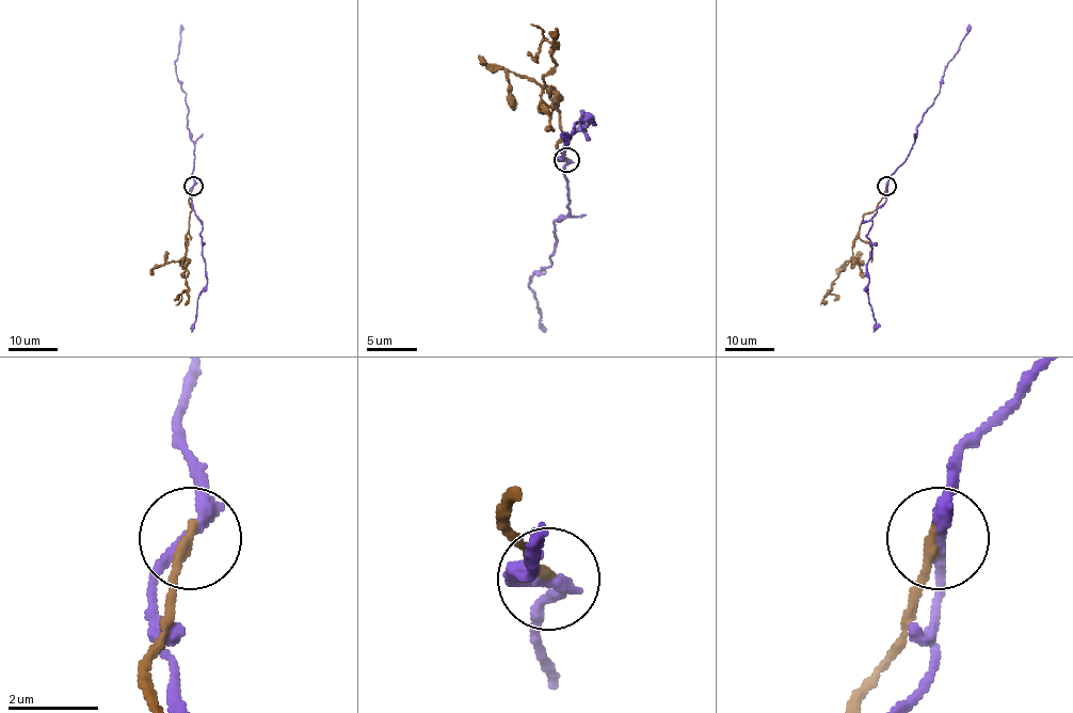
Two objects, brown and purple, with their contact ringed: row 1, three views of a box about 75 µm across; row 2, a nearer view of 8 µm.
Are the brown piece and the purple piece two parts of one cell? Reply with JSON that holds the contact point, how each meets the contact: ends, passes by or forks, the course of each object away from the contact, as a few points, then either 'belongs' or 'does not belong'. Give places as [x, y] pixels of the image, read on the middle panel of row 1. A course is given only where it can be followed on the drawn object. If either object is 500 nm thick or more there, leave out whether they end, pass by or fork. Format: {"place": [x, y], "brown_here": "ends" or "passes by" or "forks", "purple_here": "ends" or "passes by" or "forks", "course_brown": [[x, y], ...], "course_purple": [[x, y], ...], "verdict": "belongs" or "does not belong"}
{"place": [566, 160], "brown_here": "ends", "purple_here": "passes by", "course_brown": [[565, 160], [558, 151], [561, 121], [556, 93], [543, 81], [556, 66], [550, 51], [556, 46], [531, 24]], "course_purple": [[565, 160], [569, 163], [563, 175], [569, 212], [554, 222], [556, 240], [550, 265], [528, 282], [541, 327]], "verdict": "does not belong"}

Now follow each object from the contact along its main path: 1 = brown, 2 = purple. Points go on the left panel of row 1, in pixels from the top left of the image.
1: (193, 185), (187, 255), (181, 265), (188, 272), (188, 288), (176, 305)
2: (193, 187), (194, 146), (187, 124), (186, 93), (174, 63), (180, 24)

